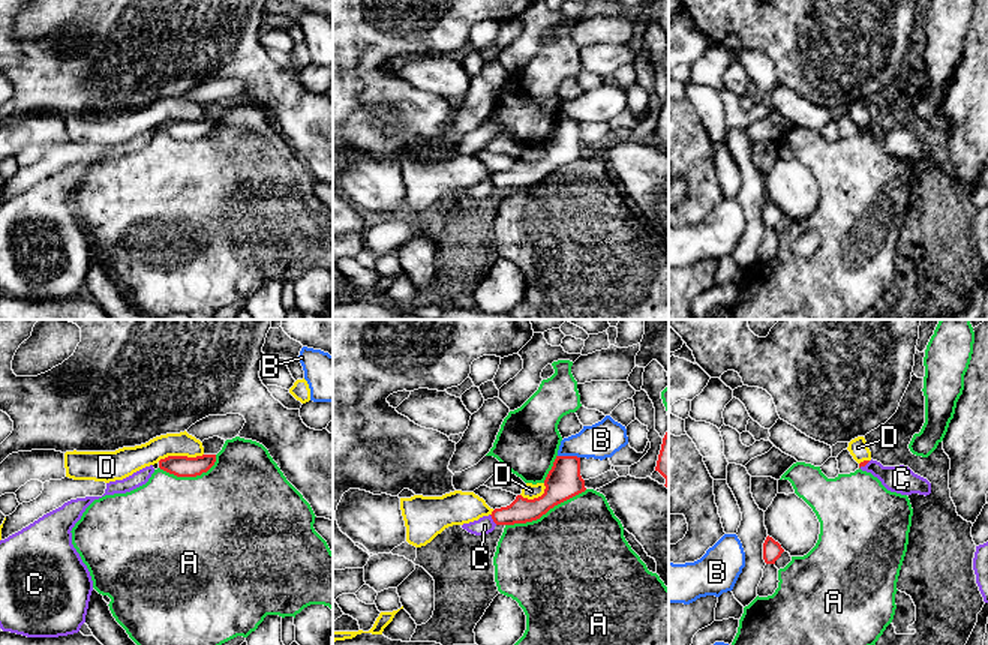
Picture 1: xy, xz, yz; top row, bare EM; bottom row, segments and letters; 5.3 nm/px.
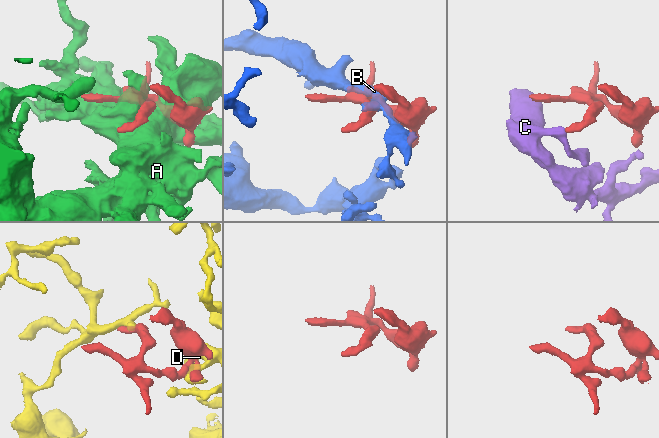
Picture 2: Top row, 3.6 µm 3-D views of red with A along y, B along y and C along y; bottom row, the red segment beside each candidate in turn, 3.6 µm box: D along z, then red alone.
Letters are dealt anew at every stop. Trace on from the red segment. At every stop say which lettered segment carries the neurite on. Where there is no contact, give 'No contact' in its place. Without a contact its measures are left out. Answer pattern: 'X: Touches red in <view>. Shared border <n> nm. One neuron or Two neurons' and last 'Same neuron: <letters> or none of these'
A: Touches red in xz. Shared border 480 nm. Two neurons
B: Touches red in xz. Shared border 120 nm. Two neurons
C: Touches red in xz. Shared border 70 nm. Two neurons
D: Touches red in xy. Shared border 260 nm. Two neurons
Same neuron: none of these

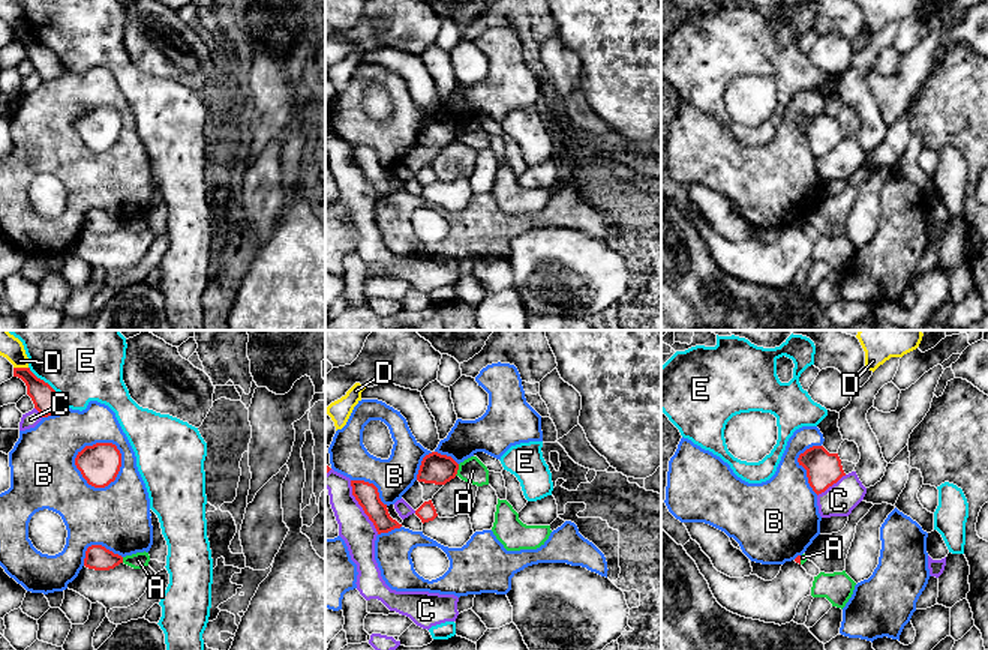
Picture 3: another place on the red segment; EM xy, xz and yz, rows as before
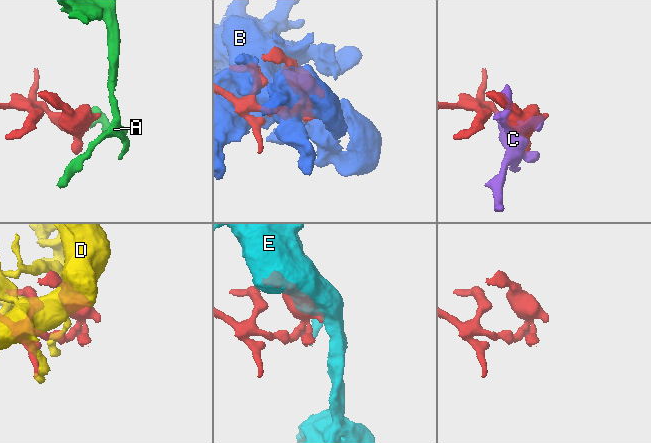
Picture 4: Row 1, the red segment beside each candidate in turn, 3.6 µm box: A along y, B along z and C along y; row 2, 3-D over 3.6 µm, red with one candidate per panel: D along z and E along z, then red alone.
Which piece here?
A: Touches red in xz. Shared border 70 nm. Two neurons
B: Touches red in xy. Shared border 280 nm. Two neurons
C: Touches red in xz. Shared border 320 nm. Two neurons
D: Touches red in xy. Shared border 80 nm. One neuron
E: Touches red in xy. Shared border 300 nm. Two neurons
Same neuron: D

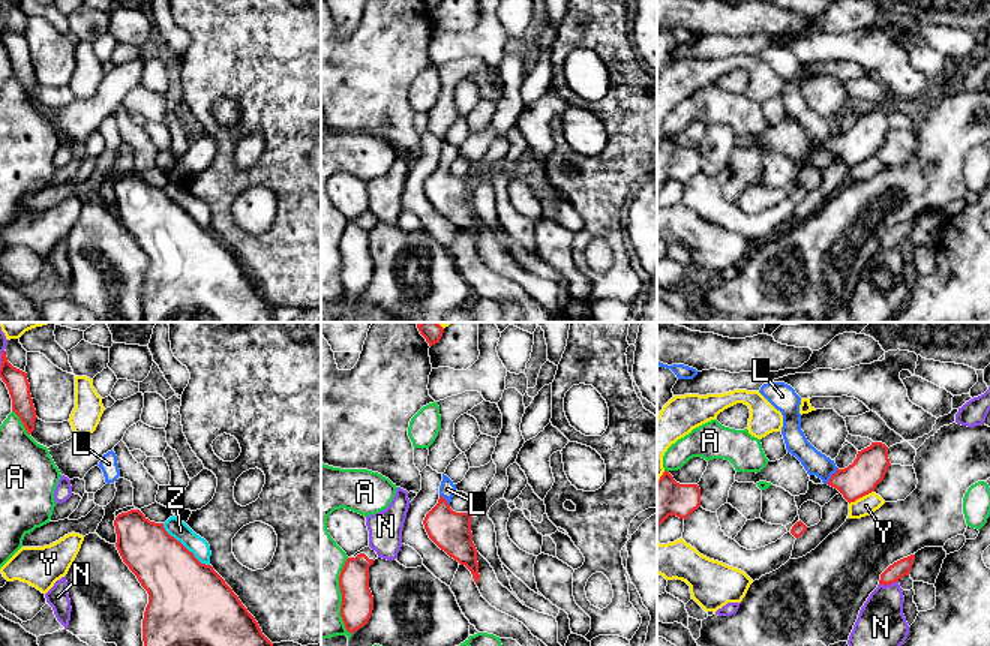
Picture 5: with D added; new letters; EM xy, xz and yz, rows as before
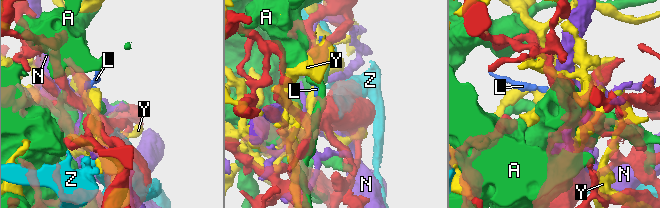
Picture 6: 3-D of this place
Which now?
A: Touches red in xy. Shared border 170 nm. Two neurons
L: Touches red in yz. Shared border 110 nm. One neuron
N: Touches red in yz. Shared border 110 nm. Two neurons
Y: Touches red in yz. Shared border 150 nm. Two neurons
Z: Touches red in xy. Shared border 340 nm. Two neurons
Same neuron: L

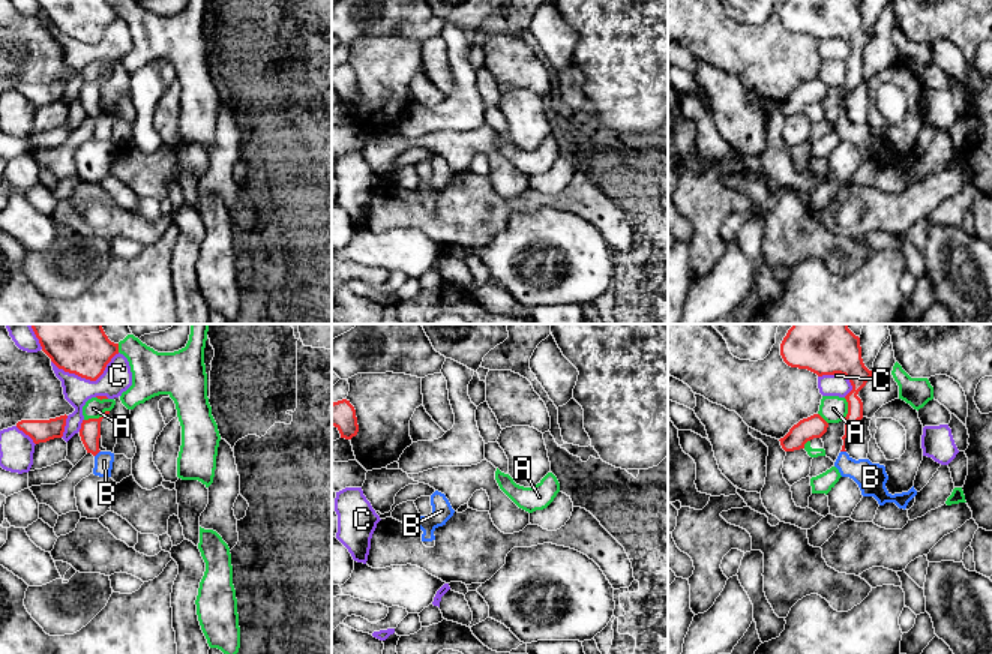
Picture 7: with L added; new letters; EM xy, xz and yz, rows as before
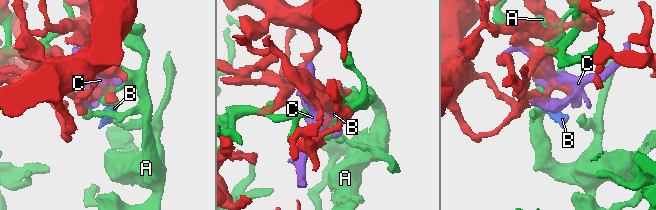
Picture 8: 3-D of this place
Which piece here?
A: Touches red in xy. Shared border 150 nm. Two neurons
B: Touches red in xy. Shared border 50 nm. One neuron
C: Touches red in xy. Shared border 380 nm. Two neurons
Same neuron: B

